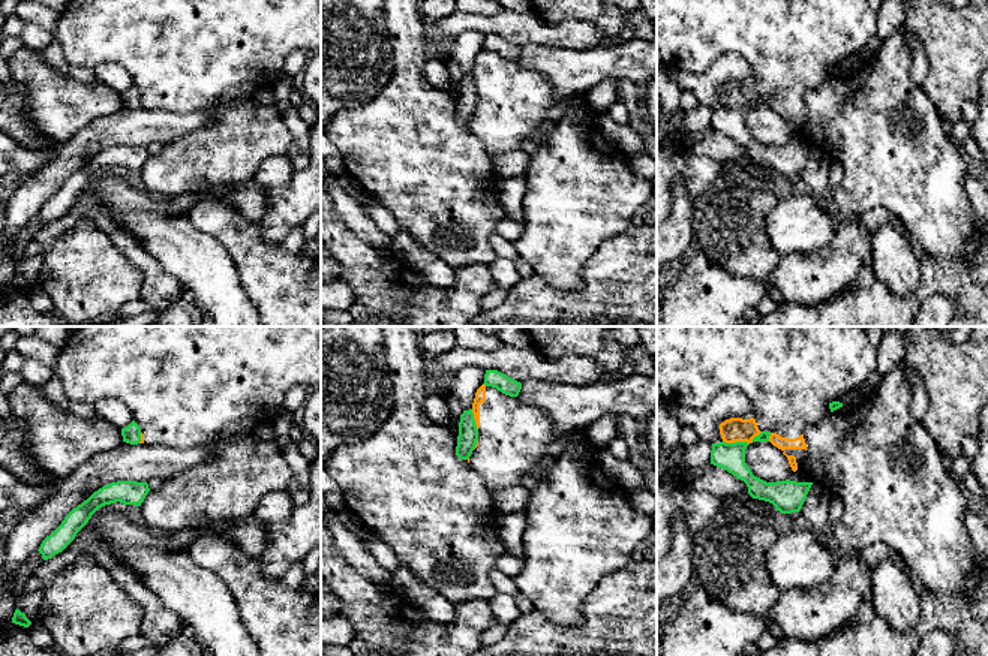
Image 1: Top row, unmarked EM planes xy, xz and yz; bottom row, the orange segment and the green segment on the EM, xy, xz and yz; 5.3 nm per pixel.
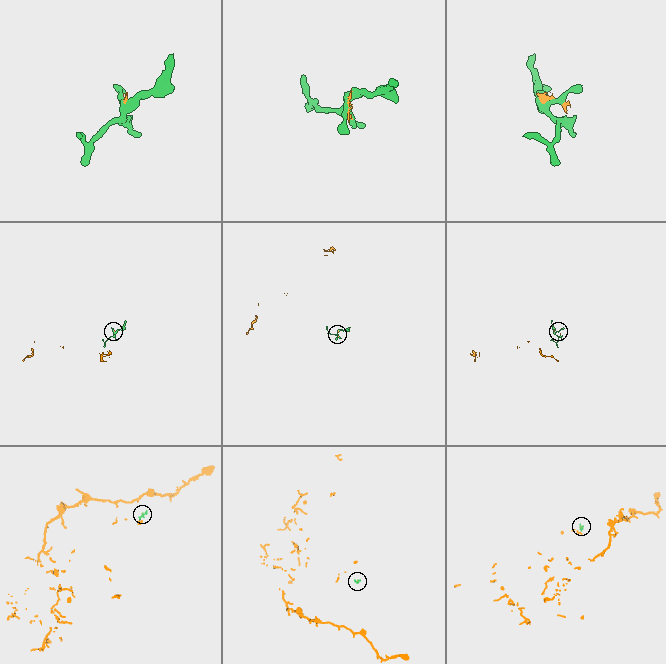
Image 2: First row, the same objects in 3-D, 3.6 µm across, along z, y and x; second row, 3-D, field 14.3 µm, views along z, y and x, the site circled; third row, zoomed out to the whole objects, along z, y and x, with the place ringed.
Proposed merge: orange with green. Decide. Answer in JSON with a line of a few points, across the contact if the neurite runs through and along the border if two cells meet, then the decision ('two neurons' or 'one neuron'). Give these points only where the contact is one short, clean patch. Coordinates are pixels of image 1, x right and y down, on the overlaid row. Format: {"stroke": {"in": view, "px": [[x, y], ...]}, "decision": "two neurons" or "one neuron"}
{"stroke": {"in": "yz", "px": [[762, 432], [750, 442], [723, 442]]}, "decision": "two neurons"}

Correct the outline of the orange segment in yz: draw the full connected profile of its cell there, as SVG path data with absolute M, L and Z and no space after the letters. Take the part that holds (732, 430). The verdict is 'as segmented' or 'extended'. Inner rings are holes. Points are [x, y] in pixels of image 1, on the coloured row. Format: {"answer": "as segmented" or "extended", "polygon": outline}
{"answer": "extended", "polygon": "M657 327L657 386L660 388L661 398L673 404L703 410L726 389L736 389L742 392L751 403L754 416L750 419L730 418L721 422L720 434L723 442L751 443L762 431L769 431L769 442L783 451L793 472L799 469L807 455L807 443L804 439L805 428L822 421L828 413L831 413L829 404L832 401L840 401L843 404L849 401L858 386L864 383L876 368L877 350L870 344L865 329L858 327Z"}

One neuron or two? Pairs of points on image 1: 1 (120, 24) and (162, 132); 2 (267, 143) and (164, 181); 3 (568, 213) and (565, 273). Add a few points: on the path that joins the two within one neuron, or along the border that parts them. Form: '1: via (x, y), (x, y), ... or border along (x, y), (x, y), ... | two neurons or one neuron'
1: border along (144, 107), (188, 114) | two neurons
2: via (242, 146), (234, 146), (224, 155), (189, 166) | one neuron
3: via (565, 228), (565, 258) | one neuron

